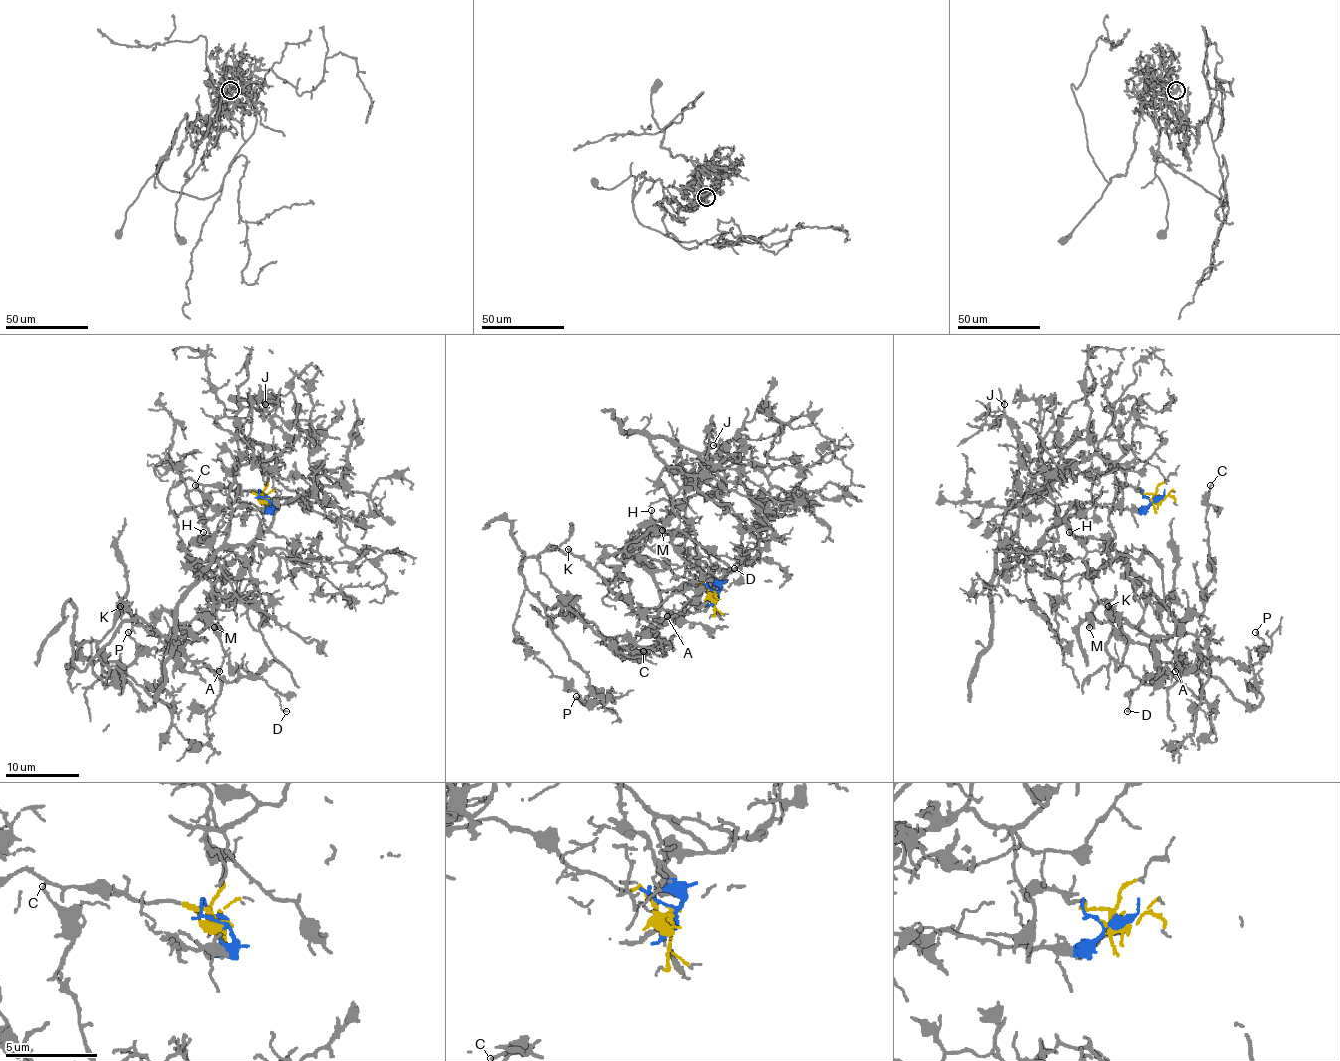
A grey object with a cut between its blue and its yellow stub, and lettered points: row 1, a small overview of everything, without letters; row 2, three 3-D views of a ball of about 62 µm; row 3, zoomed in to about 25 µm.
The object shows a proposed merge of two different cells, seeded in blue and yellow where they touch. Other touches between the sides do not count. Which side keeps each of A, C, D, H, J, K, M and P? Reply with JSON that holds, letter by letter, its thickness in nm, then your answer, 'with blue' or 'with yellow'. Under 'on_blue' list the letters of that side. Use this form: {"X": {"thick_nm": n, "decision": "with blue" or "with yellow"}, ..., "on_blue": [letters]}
{"A": {"thick_nm": 110, "decision": "with yellow"}, "C": {"thick_nm": 140, "decision": "with yellow"}, "D": {"thick_nm": 120, "decision": "with yellow"}, "H": {"thick_nm": 180, "decision": "with yellow"}, "J": {"thick_nm": 110, "decision": "with blue"}, "K": {"thick_nm": 120, "decision": "with yellow"}, "M": {"thick_nm": 320, "decision": "with yellow"}, "P": {"thick_nm": 130, "decision": "with yellow"}, "on_blue": ["J"]}

